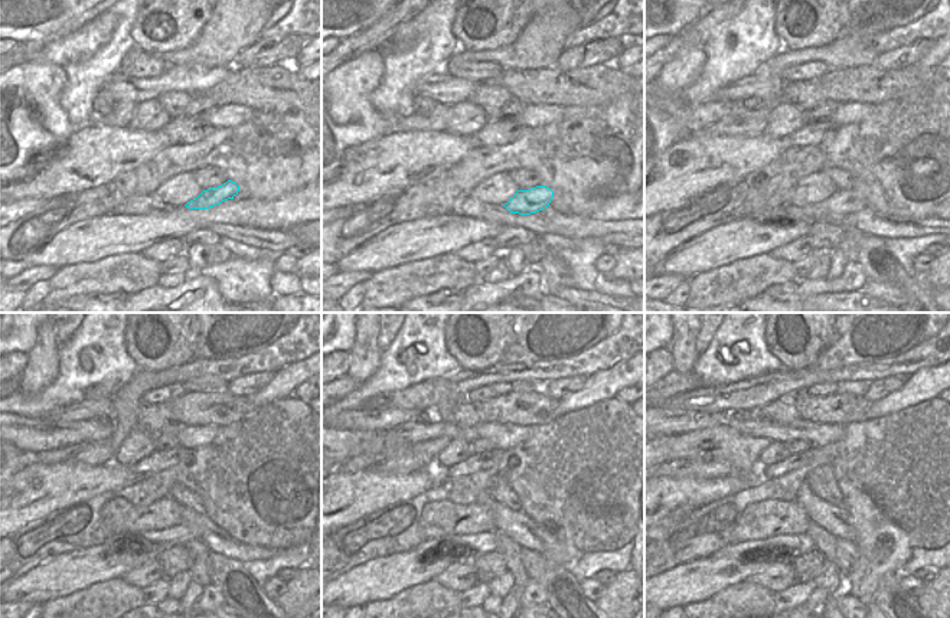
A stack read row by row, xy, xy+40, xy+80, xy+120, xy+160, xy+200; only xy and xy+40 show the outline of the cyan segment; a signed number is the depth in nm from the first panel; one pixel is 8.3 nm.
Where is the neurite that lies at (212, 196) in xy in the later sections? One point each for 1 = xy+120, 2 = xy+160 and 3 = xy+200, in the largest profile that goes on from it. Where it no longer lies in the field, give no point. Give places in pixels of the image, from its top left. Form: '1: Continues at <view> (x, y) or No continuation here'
1: Continues at xy+120 (180, 533)
2: Continues at xy+160 (483, 542)
3: Continues at xy+200 (800, 543).

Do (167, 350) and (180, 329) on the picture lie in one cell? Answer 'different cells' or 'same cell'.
same cell

